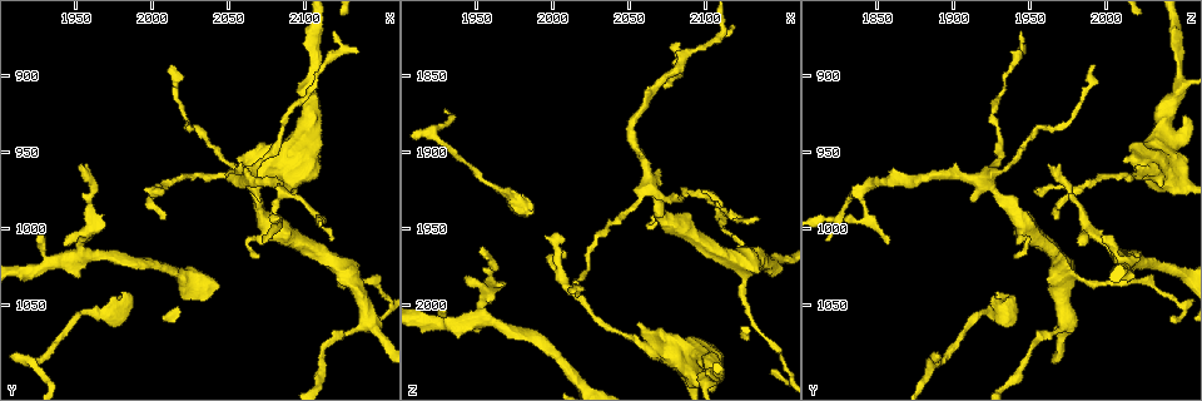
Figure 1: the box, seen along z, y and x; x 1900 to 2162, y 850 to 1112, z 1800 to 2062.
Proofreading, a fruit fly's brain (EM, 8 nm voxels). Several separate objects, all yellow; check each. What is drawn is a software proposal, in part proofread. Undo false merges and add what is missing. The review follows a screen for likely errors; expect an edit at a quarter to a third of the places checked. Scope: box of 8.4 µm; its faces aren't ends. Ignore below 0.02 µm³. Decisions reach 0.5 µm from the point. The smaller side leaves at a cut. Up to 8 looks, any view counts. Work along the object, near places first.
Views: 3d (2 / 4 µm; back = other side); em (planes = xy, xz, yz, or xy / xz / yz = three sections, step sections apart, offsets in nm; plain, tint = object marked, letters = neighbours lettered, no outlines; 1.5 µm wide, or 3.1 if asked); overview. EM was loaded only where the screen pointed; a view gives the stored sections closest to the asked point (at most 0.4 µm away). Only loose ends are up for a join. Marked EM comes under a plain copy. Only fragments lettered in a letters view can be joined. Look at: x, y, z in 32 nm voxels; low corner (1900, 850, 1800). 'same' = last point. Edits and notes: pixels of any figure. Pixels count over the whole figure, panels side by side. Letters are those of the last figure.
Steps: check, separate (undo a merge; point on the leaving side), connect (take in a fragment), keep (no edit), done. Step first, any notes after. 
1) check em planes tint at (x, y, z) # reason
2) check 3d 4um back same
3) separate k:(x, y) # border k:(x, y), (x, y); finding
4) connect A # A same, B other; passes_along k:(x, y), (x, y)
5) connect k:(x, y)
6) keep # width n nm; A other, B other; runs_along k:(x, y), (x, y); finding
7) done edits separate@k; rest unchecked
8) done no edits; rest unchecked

check 3d 2um back at (1952, 1032, 2012) # branch stops here

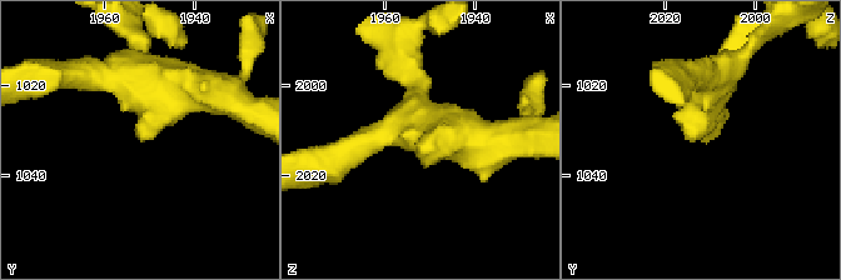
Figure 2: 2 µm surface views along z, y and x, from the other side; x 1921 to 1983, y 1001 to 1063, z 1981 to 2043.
check em planes letters at (1951, 1032, 2013)

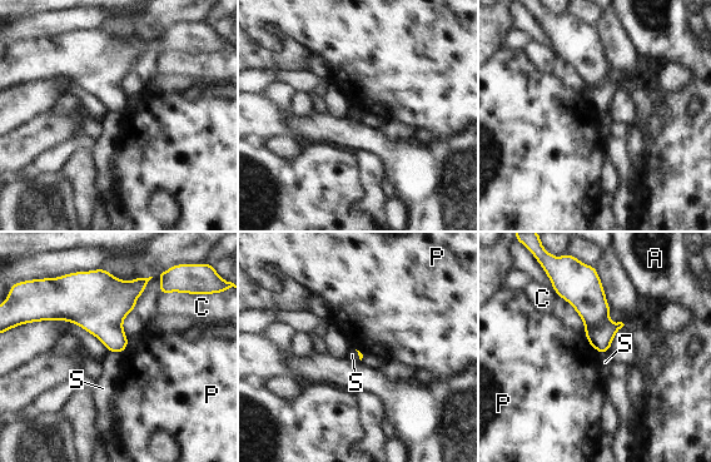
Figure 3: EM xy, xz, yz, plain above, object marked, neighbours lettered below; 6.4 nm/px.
keep # A other, C other, P other, S other; none of them fits

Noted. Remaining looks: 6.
check em xy step 8 letters at (1952, 960, 1964) # an open end

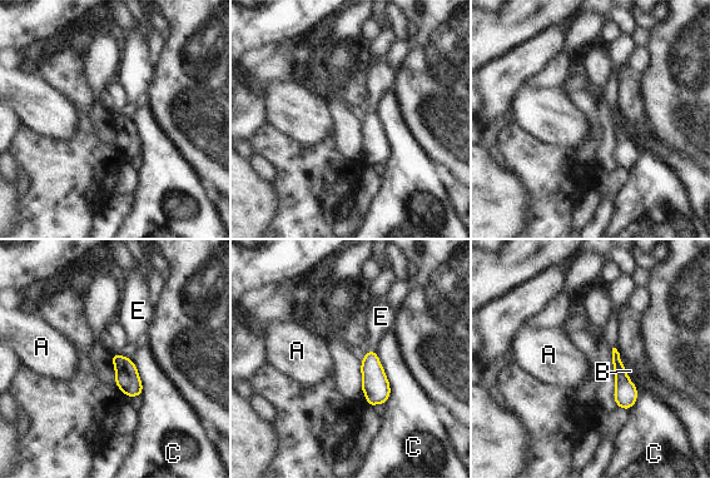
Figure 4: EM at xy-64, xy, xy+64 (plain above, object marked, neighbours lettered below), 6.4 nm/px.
connect E # longest_contact C 340 nm; A other, B other, C other, E same; passes_along 4:(375, 384), (372, 350), (381, 317); the neuron continues

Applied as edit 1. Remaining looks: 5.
check 3d 2um back at (2104, 908, 2048) # thick turns thin

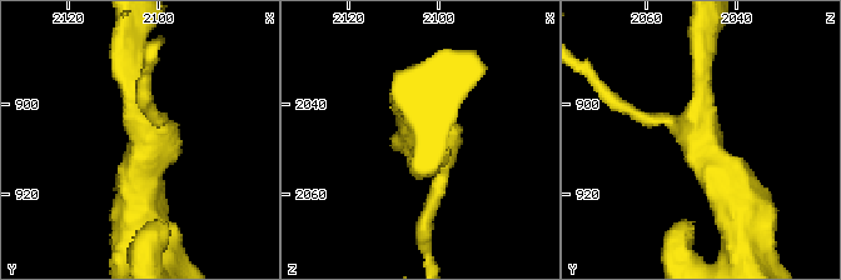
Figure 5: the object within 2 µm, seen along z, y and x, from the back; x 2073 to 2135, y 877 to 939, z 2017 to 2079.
check em planes letters at (2103, 907, 2048)

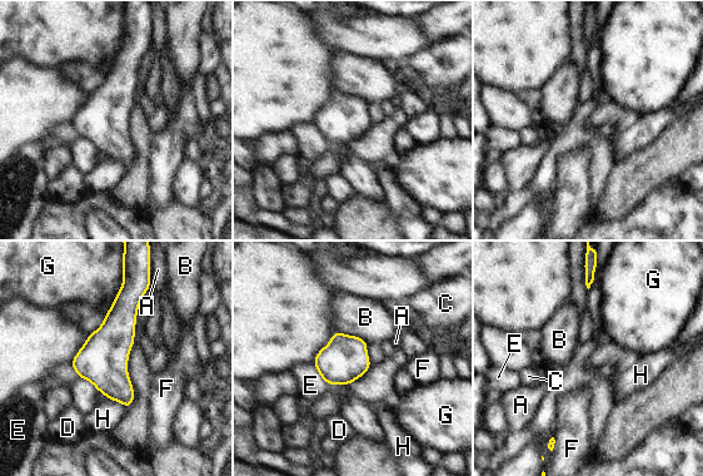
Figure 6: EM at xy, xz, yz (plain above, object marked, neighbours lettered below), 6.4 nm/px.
keep # width 300 nm; A other, B other, C other, D other, E other, F other, G other, H other; one neuron here

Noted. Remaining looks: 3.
done edits connect@4; rest unchecked

